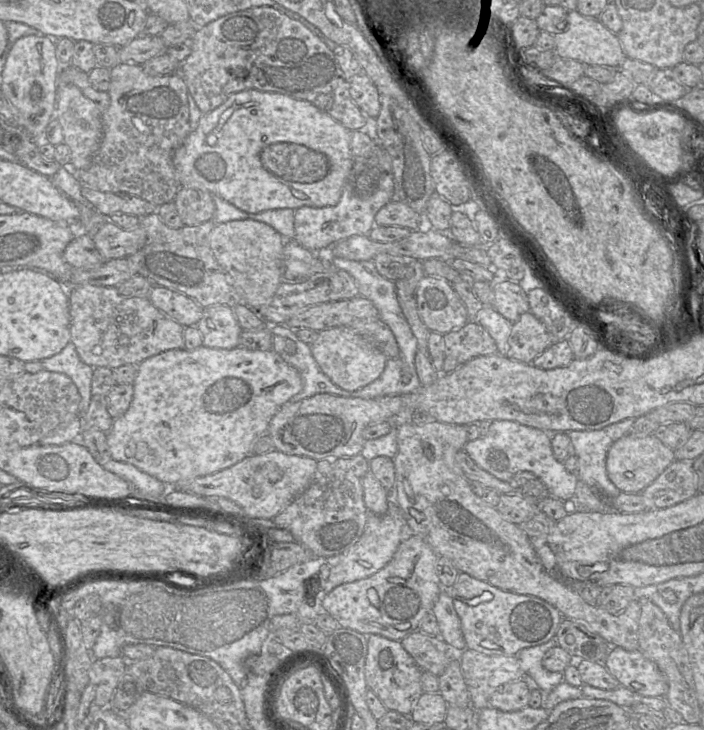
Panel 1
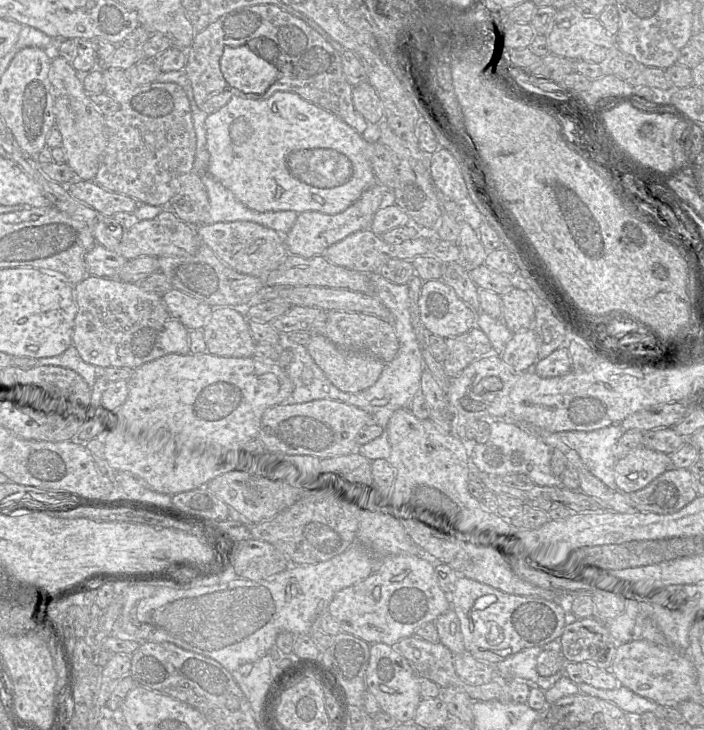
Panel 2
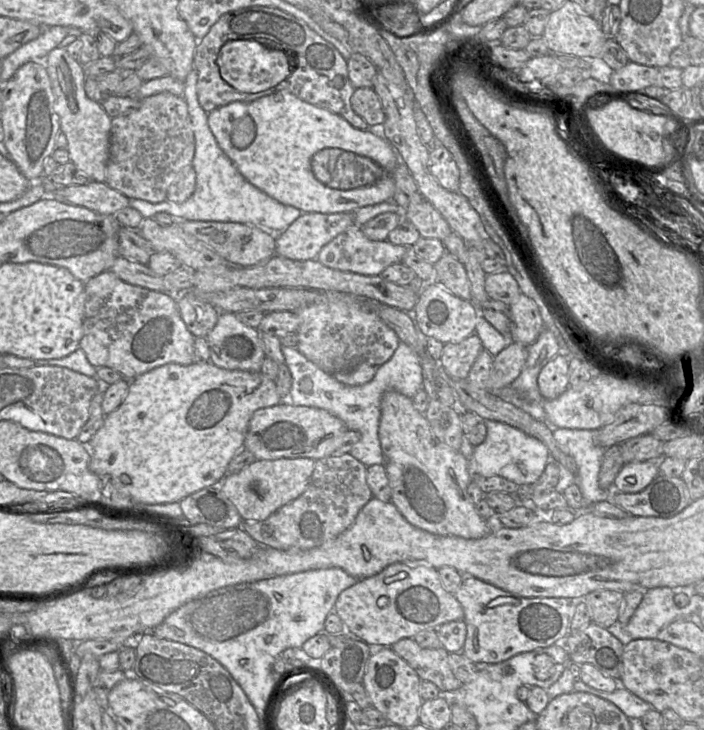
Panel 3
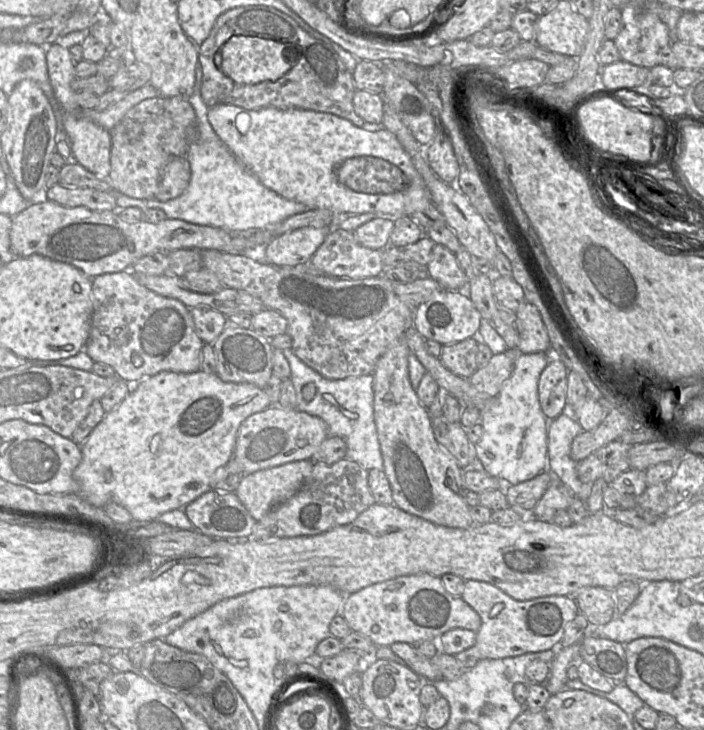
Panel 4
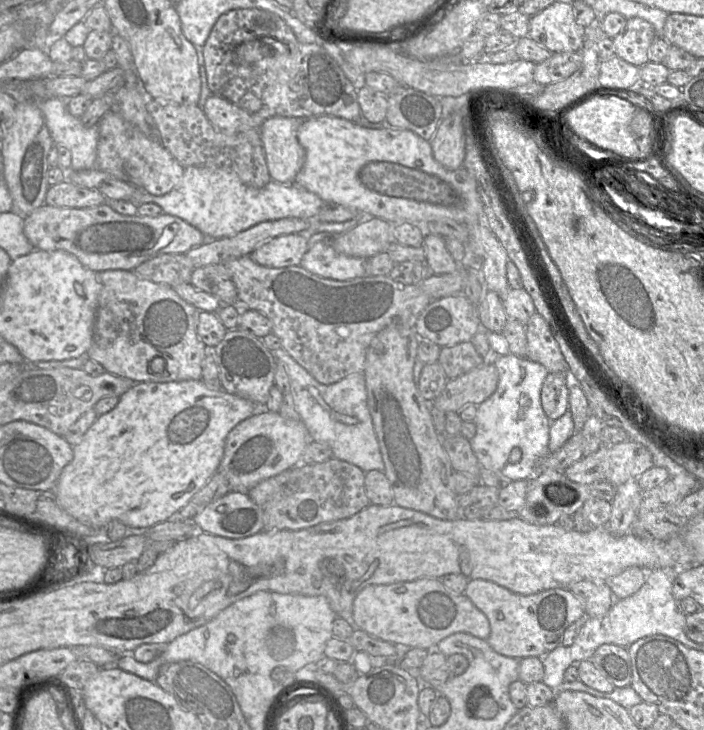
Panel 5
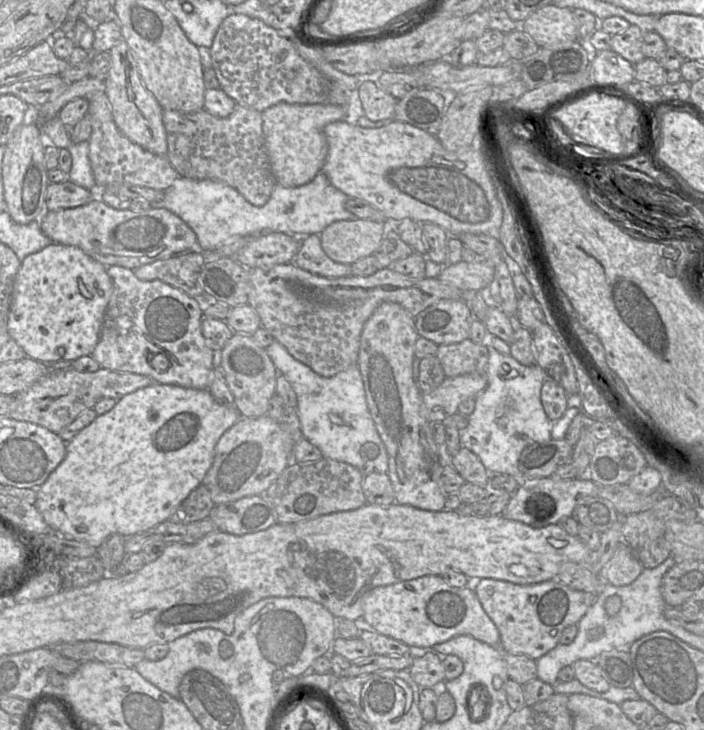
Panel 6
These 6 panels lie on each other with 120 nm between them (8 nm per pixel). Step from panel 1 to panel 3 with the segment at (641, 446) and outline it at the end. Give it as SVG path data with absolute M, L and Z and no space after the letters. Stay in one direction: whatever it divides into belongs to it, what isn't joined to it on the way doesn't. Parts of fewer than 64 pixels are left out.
M658 461L625 463L614 480L614 490L622 493L641 492L658 473Z

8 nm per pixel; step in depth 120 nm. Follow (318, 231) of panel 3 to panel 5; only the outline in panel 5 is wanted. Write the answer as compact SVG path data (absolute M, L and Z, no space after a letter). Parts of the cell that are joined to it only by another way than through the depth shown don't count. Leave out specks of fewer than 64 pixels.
M308 234L280 235L257 247L249 256L258 264L281 268L298 266L308 249Z

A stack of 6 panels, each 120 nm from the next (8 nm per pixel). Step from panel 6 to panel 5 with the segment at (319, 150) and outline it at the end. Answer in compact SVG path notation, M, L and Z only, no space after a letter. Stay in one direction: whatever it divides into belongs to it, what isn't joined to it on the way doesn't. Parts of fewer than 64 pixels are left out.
M275 116L267 118L260 127L267 167L272 180L294 184L303 166L305 151L297 138L302 119Z

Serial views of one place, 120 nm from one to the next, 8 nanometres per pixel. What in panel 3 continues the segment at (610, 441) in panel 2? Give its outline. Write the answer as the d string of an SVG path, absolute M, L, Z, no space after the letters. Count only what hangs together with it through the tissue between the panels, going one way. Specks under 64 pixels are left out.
M553 428L553 436L560 449L565 454L571 456L576 462L575 483L579 486L585 503L593 505L597 502L608 500L615 492L614 483L610 489L603 489L599 486L598 479L605 448L595 444L594 431L591 429Z

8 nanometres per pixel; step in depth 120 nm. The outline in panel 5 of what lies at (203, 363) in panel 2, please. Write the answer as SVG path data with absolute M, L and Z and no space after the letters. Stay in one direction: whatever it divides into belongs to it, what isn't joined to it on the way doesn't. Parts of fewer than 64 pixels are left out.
M186 380L178 382L141 382L136 383L119 399L111 411L99 415L96 421L84 434L81 441L73 446L73 459L64 467L52 491L58 505L81 523L105 528L111 520L119 520L129 528L149 529L152 526L169 520L175 512L184 507L200 491L218 469L224 454L225 440L229 432L241 421L249 418L259 410L253 402L226 391L209 388L203 380Z

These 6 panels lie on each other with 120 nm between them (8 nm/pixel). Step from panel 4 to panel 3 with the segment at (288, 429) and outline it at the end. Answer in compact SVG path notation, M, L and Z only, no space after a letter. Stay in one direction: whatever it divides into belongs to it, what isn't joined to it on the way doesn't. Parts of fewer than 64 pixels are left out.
M289 401L258 409L249 422L244 441L256 460L275 460L280 458L312 458L319 460L332 456L342 444L347 430L345 423L330 412L307 406L295 406Z

